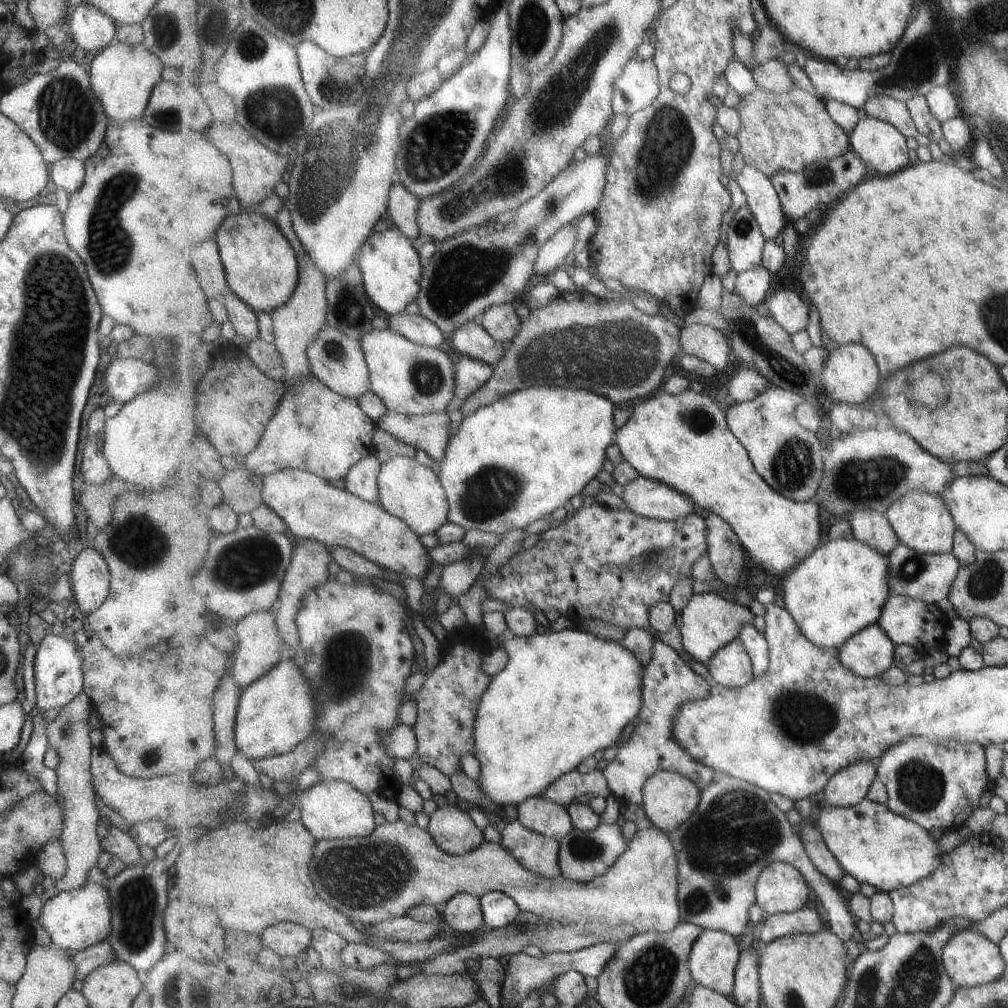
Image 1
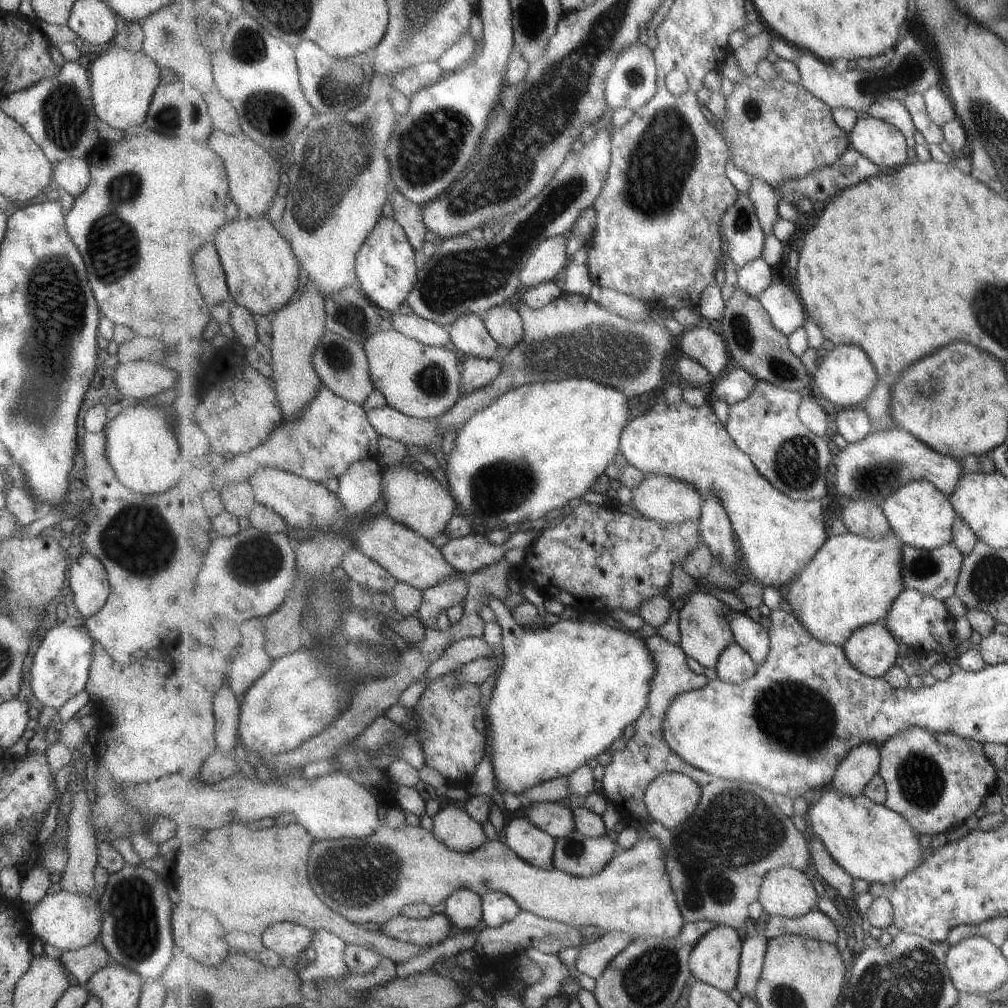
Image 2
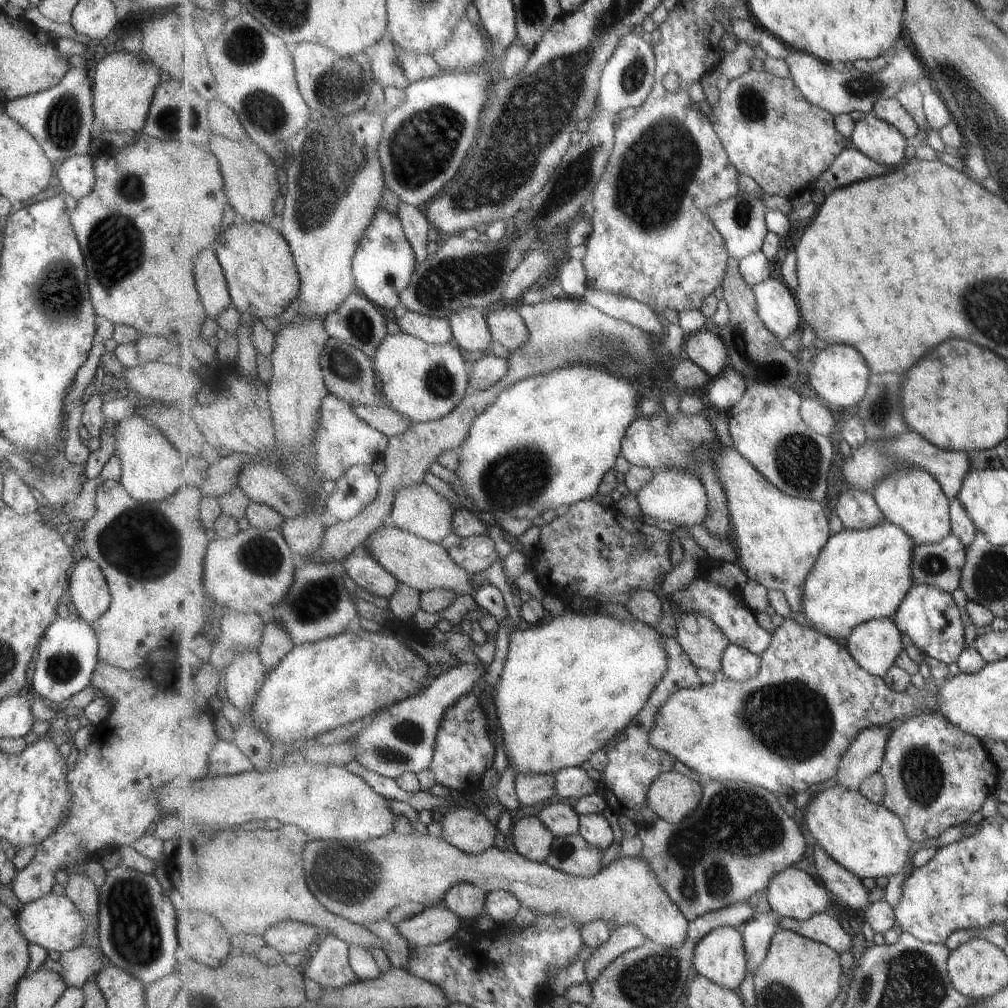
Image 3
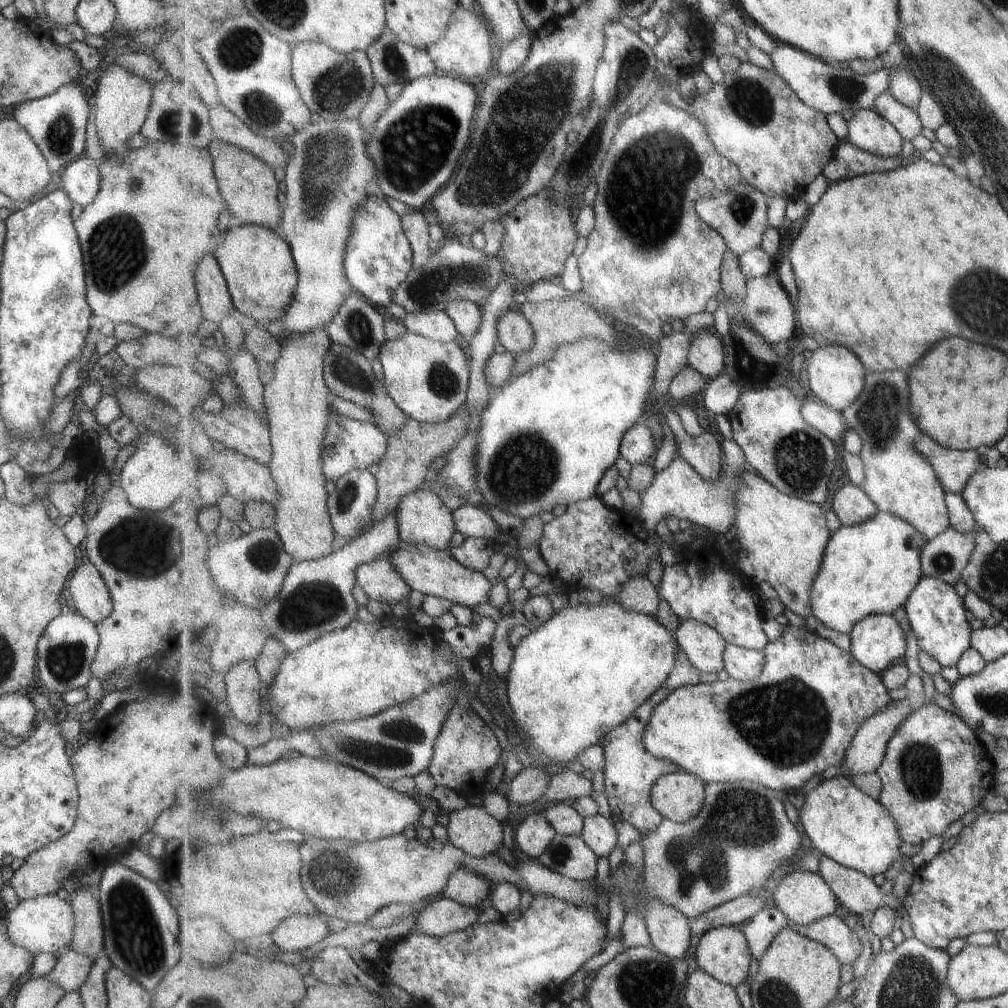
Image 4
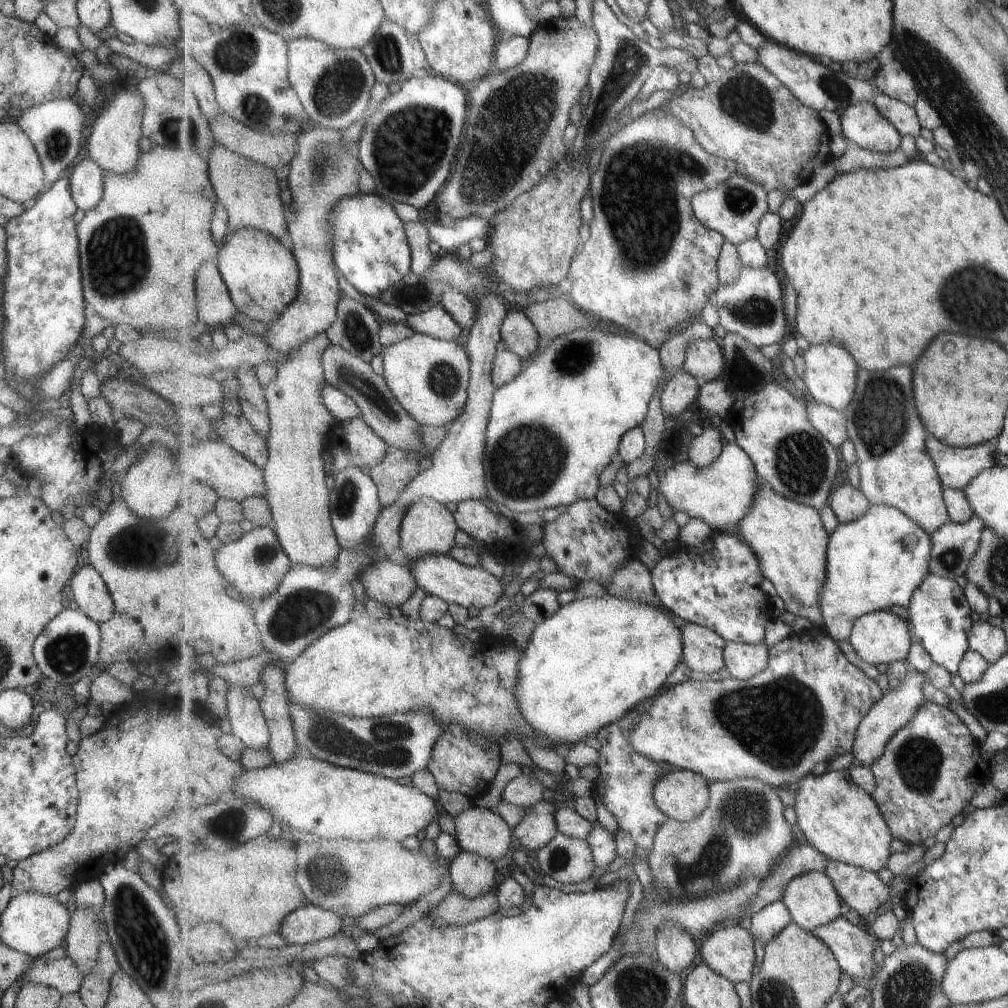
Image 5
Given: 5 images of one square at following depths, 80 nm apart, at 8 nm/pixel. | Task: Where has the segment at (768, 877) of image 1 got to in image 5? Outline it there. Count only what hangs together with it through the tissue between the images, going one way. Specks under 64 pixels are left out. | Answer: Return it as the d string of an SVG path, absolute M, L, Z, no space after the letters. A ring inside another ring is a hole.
M810 872L794 878L785 887L782 901L787 905L793 920L803 930L812 933L818 926L827 925L844 916L846 905L837 892L834 882L827 873Z

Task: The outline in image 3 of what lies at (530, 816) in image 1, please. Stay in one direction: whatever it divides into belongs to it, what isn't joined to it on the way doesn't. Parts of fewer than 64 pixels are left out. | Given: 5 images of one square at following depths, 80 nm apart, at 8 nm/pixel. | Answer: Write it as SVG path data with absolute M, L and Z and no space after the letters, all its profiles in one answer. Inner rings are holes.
M551 802L539 810L536 816L555 837L580 834L580 815L563 802Z

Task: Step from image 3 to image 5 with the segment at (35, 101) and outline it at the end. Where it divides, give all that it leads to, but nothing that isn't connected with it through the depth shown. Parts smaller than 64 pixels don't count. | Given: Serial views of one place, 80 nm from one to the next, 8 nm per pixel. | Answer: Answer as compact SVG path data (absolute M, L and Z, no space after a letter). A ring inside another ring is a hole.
M57 97L38 105L31 105L23 109L16 118L15 124L31 141L44 172L44 181L40 191L47 190L53 181L68 172L71 161L77 156L82 146L83 112L79 107L80 102L75 102L73 99L74 97Z

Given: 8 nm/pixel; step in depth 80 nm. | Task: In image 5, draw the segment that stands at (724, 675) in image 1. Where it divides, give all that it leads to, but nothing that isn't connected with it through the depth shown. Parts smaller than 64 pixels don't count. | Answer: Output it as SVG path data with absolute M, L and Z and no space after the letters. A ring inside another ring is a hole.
M731 641L726 643L724 661L733 678L749 680L767 670L770 653L771 649L765 643L746 645Z

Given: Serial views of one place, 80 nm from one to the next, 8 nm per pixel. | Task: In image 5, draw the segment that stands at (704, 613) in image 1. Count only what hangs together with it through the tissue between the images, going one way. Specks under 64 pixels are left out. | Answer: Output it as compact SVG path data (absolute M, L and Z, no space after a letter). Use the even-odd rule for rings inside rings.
M685 623L682 630L683 661L693 672L715 674L726 667L724 650L727 640L709 627Z

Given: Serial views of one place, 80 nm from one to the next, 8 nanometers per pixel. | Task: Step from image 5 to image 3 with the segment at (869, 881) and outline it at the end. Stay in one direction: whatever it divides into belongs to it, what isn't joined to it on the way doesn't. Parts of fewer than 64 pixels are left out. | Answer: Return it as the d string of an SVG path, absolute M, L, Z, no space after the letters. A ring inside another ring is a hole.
M819 843L814 845L814 866L818 877L822 879L835 900L841 900L842 904L845 903L857 910L864 910L873 902L870 899L871 890L863 886L862 879L831 858Z

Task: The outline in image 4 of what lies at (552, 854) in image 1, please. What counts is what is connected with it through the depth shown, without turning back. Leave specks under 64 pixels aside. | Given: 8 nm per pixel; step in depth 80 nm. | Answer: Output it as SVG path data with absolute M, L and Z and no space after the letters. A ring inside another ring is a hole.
M544 811L529 815L515 825L513 835L518 847L530 858L537 860L550 848L558 832L550 825Z

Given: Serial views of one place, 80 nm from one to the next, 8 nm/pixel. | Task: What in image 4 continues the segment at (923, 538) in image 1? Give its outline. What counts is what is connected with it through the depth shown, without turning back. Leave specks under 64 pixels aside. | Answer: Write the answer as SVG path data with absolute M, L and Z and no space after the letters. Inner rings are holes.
M866 372L866 389L844 416L849 428L859 431L864 447L860 454L865 470L863 488L879 511L899 515L928 541L950 526L946 491L931 463L916 449L921 430L910 415L910 386L907 372Z

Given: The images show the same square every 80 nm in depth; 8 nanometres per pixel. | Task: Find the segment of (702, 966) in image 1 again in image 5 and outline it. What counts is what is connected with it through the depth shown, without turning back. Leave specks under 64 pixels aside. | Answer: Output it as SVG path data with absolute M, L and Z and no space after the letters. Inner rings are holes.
M735 923L719 926L699 943L700 960L735 984L749 984L758 969L753 940L749 930Z

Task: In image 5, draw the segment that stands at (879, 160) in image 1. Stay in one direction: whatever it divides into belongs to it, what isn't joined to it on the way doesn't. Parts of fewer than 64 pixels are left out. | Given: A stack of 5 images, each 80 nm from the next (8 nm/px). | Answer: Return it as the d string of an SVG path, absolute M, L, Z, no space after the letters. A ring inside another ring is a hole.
M858 102L844 109L844 136L861 148L875 153L894 153L901 146L902 134L873 102Z

